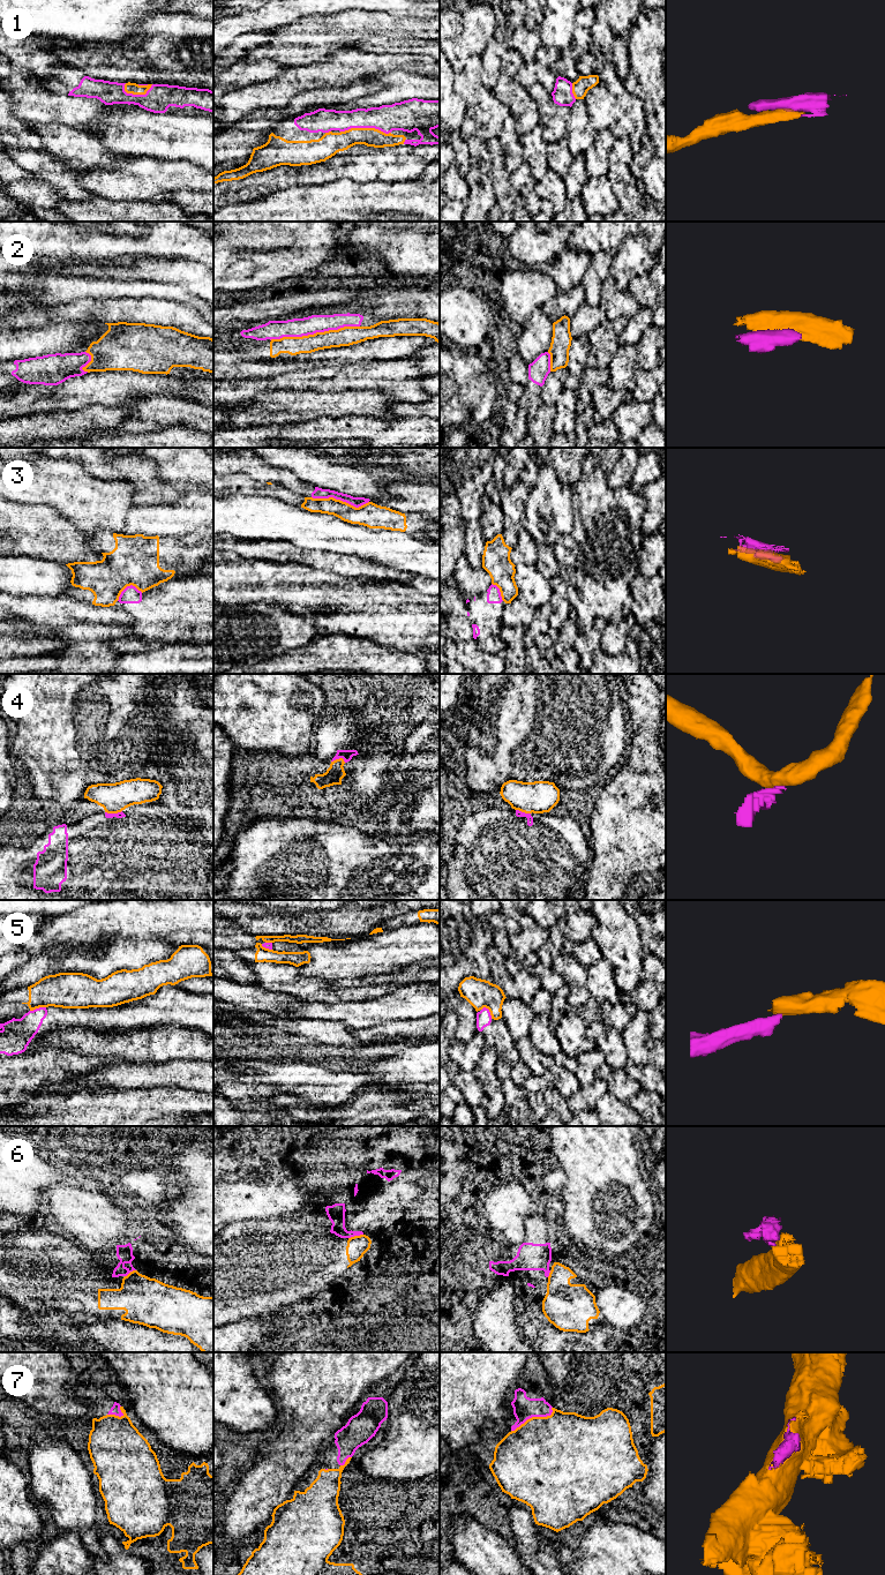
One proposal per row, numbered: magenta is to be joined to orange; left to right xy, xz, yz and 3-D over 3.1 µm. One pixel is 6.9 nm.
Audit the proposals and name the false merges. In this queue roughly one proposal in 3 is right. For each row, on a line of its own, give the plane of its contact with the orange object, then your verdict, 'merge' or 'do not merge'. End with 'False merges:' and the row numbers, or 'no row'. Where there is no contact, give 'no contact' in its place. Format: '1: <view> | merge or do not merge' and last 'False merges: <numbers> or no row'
1: xz | merge
2: xz | do not merge
3: xz | do not merge
4: xy | do not merge
5: yz | do not merge
6: xz | do not merge
7: yz | merge
False merges: 2, 3, 4, 5, 6

